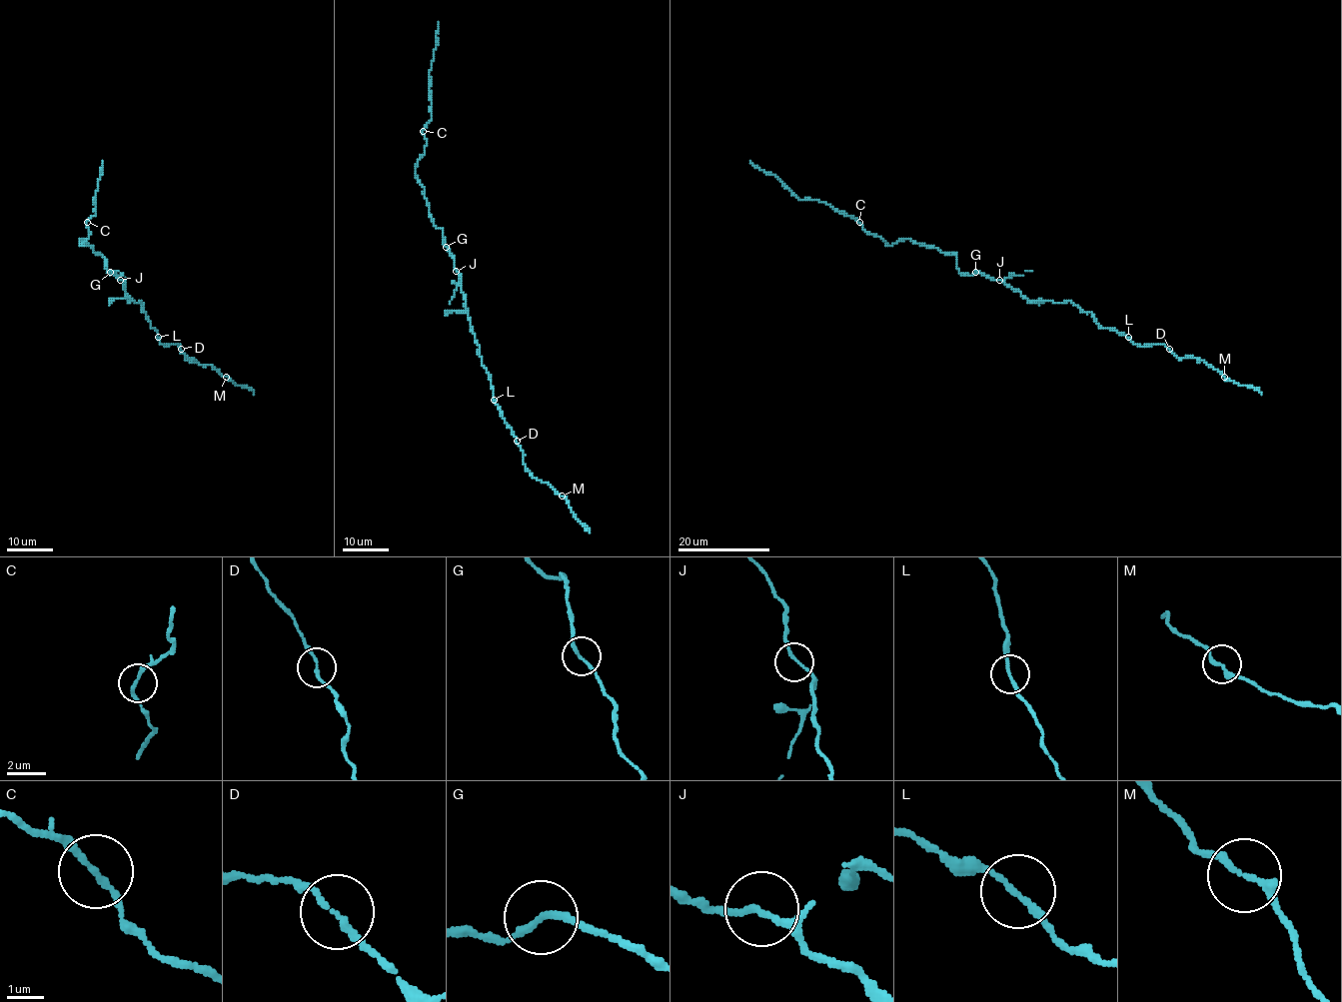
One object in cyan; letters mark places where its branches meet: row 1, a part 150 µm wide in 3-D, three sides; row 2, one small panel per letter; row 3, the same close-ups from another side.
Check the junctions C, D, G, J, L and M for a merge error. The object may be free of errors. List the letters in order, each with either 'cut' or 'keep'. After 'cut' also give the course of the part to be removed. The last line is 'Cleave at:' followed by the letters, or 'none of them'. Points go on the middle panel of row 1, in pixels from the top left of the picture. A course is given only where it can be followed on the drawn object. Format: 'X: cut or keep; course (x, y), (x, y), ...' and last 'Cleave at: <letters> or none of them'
C: keep
D: keep
G: keep
J: keep
L: keep
M: keep
Cleave at: none of them

